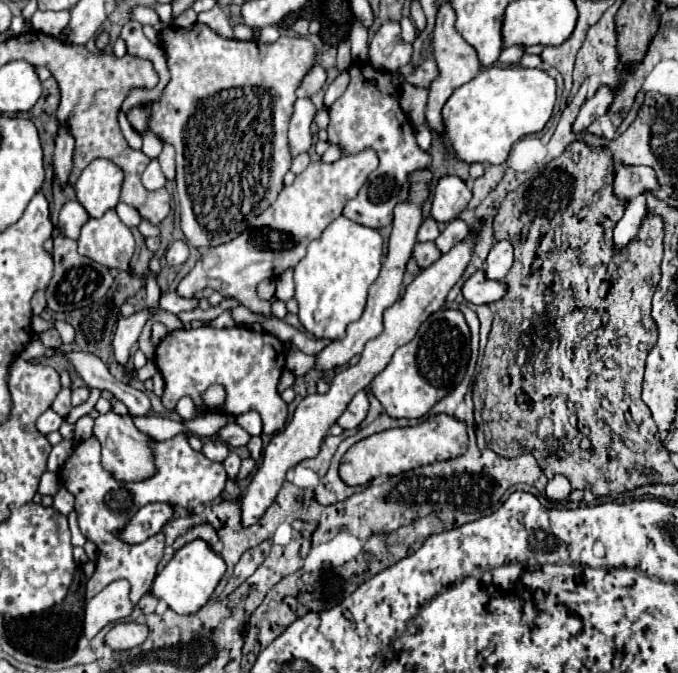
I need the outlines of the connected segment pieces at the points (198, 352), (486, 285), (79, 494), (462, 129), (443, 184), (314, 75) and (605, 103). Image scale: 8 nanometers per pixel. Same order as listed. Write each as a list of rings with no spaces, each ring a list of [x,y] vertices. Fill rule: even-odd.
[[[202,325],[198,329],[178,329],[168,333],[162,343],[156,347],[156,365],[160,369],[160,373],[164,375],[164,395],[162,395],[162,403],[166,409],[174,409],[178,399],[188,395],[192,397],[192,401],[196,403],[196,407],[202,405],[202,395],[204,391],[214,385],[220,383],[226,387],[226,405],[224,411],[232,413],[232,415],[242,415],[250,409],[256,409],[262,417],[264,423],[264,433],[274,435],[278,431],[284,429],[286,423],[286,403],[282,401],[280,393],[278,393],[278,381],[282,375],[286,363],[286,347],[284,343],[266,331],[252,331],[246,327],[230,327],[230,329],[214,329],[210,325]]]
[[[476,271],[462,287],[464,299],[474,305],[488,305],[502,299],[508,293],[508,285],[504,281],[488,279],[484,271]]]
[[[176,435],[168,441],[150,441],[150,451],[154,455],[156,473],[144,481],[118,481],[112,473],[108,473],[100,463],[100,443],[96,437],[84,439],[76,445],[74,453],[66,459],[60,469],[62,485],[76,499],[76,515],[80,523],[80,531],[86,539],[94,541],[98,547],[96,571],[88,579],[86,599],[100,593],[108,583],[116,579],[128,579],[132,593],[132,603],[138,603],[142,595],[146,595],[156,577],[158,563],[165,550],[165,536],[162,532],[150,537],[144,543],[129,545],[116,539],[114,531],[118,531],[142,505],[148,503],[170,503],[180,507],[198,507],[214,501],[226,483],[226,471],[222,463],[206,459],[202,453],[194,451],[188,445],[186,435]]]
[[[522,65],[482,67],[472,81],[458,87],[452,93],[452,97],[446,101],[444,111],[442,111],[444,139],[454,149],[456,157],[464,163],[492,163],[492,165],[504,163],[512,145],[518,139],[544,129],[546,121],[552,115],[554,101],[556,101],[554,79],[544,69],[528,69]]]
[[[444,175],[438,179],[432,195],[432,217],[436,221],[448,223],[456,219],[472,199],[472,191],[468,185],[456,175]]]
[[[314,63],[310,67],[310,71],[304,75],[304,79],[300,81],[300,87],[296,91],[298,97],[312,97],[316,91],[320,91],[326,83],[326,71],[322,69],[322,65]]]
[[[602,85],[590,99],[586,99],[584,105],[582,105],[582,109],[580,109],[580,113],[578,113],[578,117],[576,117],[576,121],[574,121],[574,125],[572,125],[574,131],[586,129],[596,117],[600,117],[602,113],[606,113],[608,107],[612,105],[614,95],[616,95],[616,91],[612,87]]]

